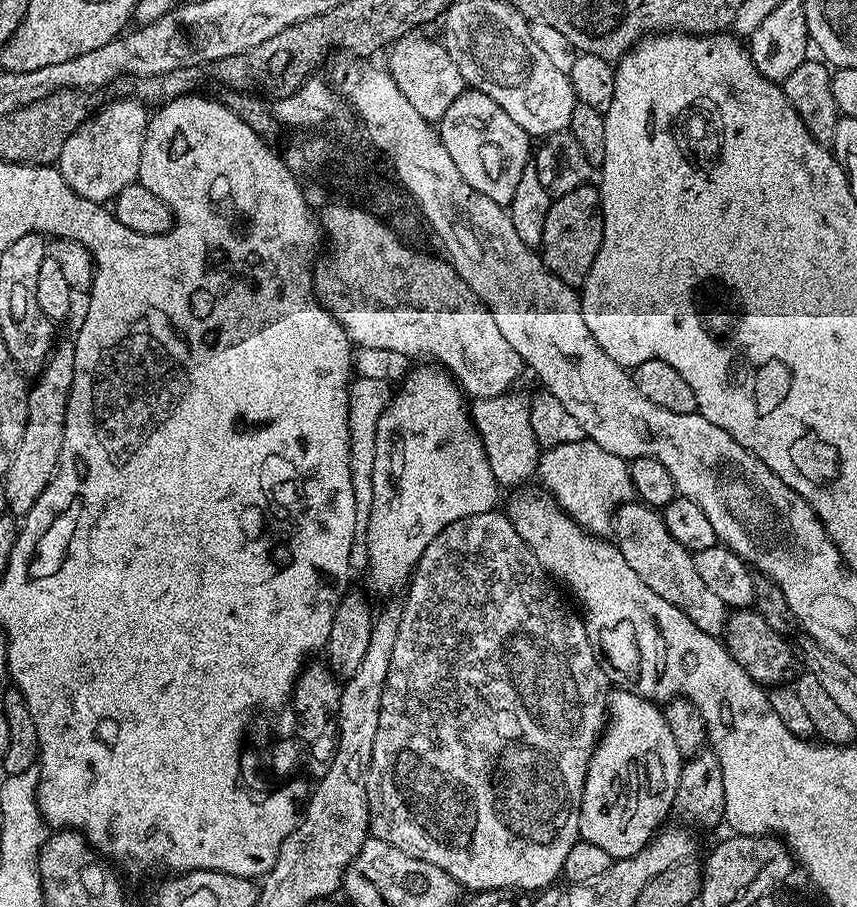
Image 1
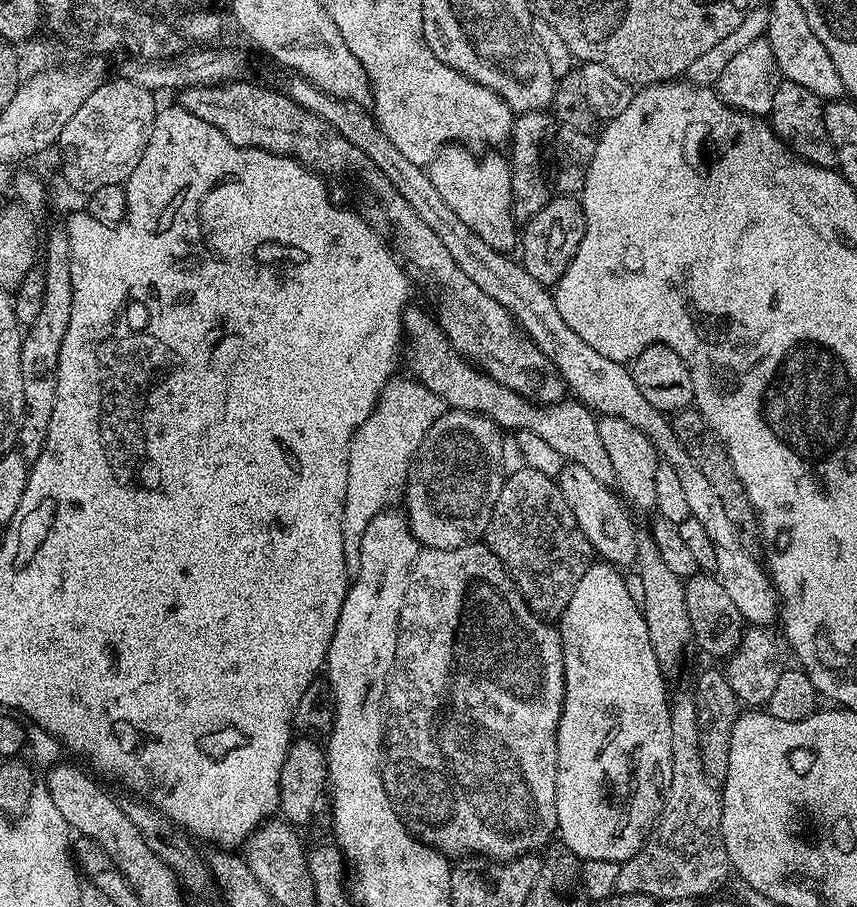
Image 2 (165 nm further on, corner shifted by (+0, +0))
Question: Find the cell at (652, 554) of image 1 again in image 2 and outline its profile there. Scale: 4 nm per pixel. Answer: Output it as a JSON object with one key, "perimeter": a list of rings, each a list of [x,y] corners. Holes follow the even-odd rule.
{"perimeter":[[[565,463],[560,471],[558,483],[562,490],[562,498],[566,498],[566,506],[574,510],[574,518],[578,518],[578,526],[582,534],[586,534],[593,553],[601,561],[610,564],[635,565],[638,532],[637,529],[632,529],[632,520],[624,513],[625,505],[621,497],[609,485],[598,482],[598,478],[594,478],[594,474],[586,470],[586,466]]]}

